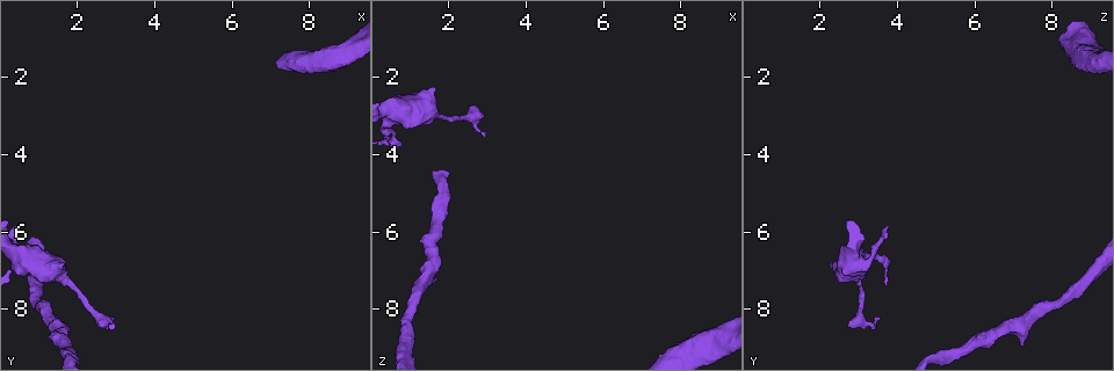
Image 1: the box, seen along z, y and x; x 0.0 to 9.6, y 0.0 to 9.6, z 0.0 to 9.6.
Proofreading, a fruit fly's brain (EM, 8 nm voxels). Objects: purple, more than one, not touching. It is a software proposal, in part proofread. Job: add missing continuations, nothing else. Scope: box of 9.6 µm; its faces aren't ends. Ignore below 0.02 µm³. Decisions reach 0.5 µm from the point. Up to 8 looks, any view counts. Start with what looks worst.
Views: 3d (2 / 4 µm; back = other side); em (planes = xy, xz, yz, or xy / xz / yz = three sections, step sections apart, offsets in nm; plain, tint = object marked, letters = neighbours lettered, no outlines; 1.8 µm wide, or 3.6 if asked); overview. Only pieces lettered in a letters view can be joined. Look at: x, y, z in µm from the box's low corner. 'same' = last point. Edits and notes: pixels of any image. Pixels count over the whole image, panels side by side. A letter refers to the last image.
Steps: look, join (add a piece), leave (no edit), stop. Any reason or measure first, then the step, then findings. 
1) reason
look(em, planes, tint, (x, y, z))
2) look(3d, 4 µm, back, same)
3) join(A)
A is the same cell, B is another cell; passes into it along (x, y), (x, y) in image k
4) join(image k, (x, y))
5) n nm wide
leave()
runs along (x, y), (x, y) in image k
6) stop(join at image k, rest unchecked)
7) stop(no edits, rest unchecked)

an open end
look(3d, 2 µm, (1.70, 8.90, 7.25))

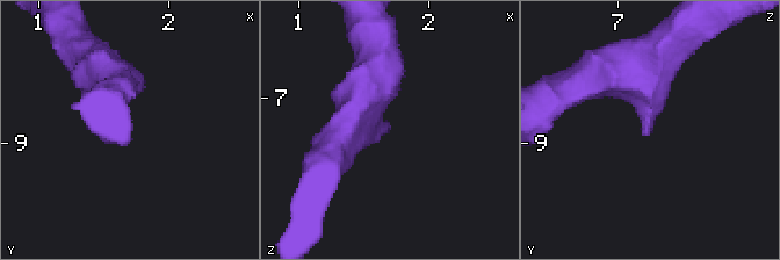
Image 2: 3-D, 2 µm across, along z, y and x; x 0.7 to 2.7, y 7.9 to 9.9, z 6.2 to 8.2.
need the tissue
look(em, planes, letters, (1.66, 8.96, 7.24))

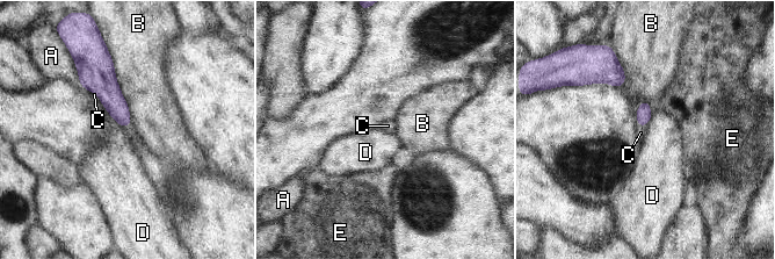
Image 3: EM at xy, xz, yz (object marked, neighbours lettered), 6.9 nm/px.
join(C)
C is the same cell, A, B, D and E are other cells; passes into it along (643, 115), (642, 127), (640, 132) in image 3; it goes on there

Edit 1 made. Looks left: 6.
an open end
look(em, planes, letters, (2.90, 8.25, 3.45))

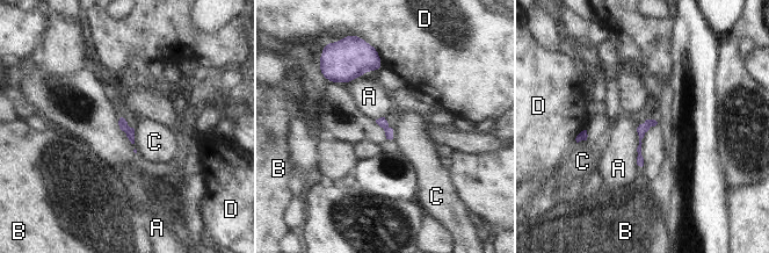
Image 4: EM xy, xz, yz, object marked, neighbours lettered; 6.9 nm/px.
leave()
A, B, C and D are other cells; runs along (653, 122), (640, 134), (639, 163) in image 4; no lettered piece goes on from it

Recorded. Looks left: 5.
stop(join at image 3, rest unchecked)

